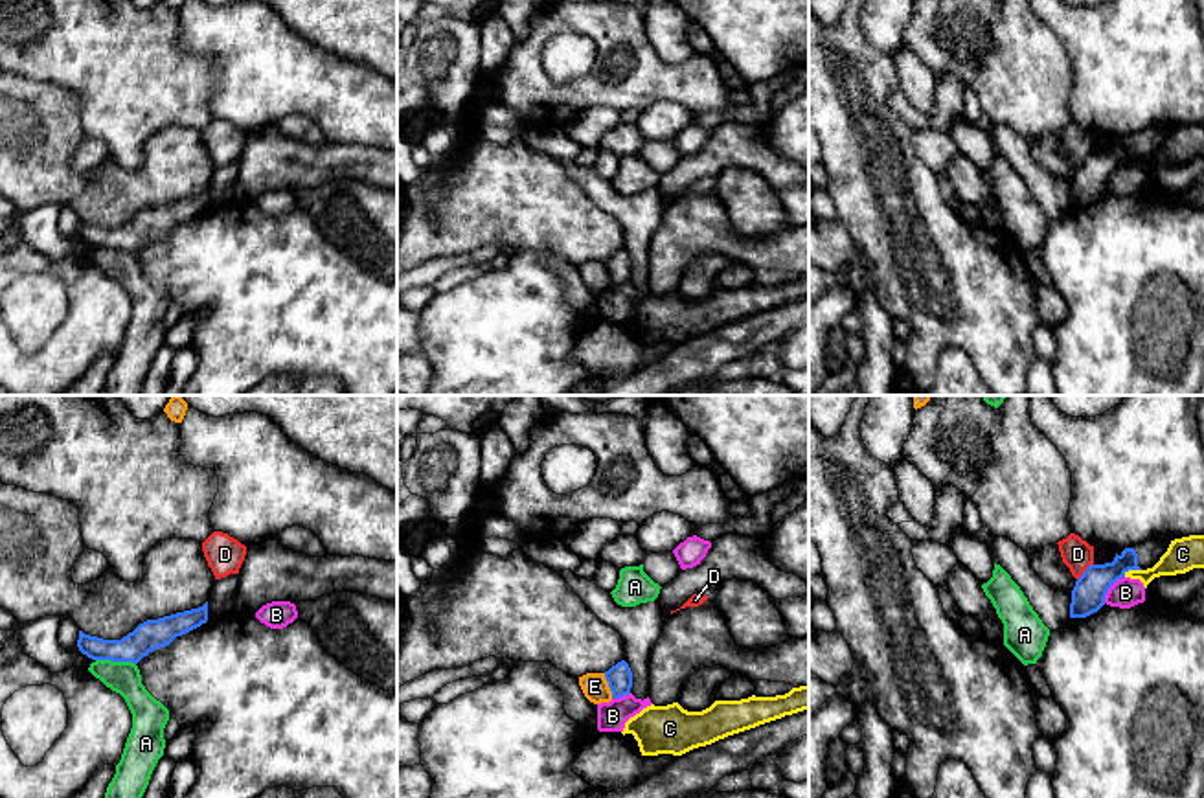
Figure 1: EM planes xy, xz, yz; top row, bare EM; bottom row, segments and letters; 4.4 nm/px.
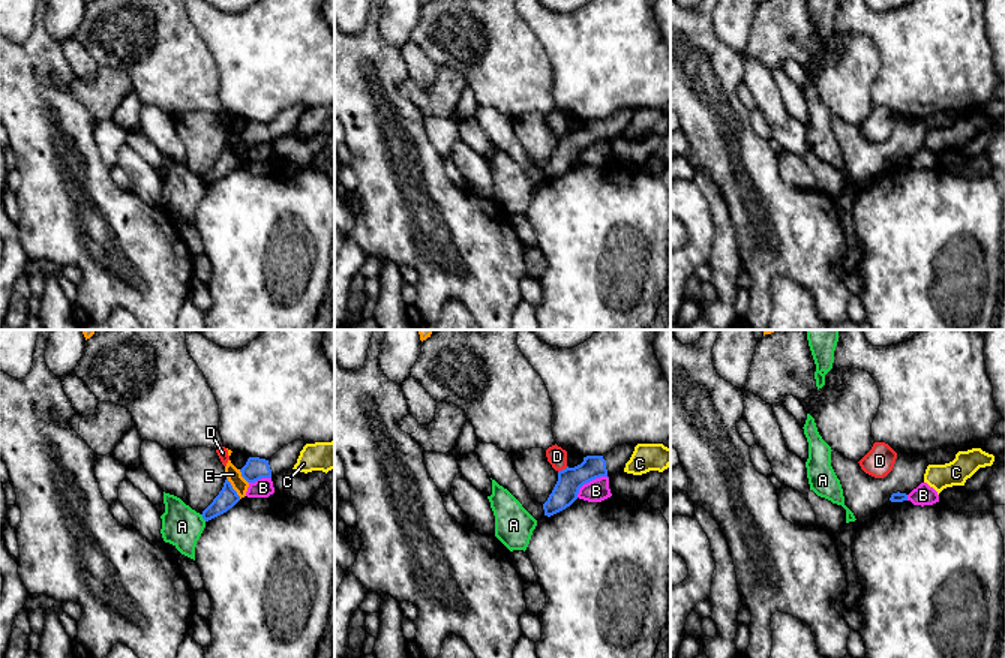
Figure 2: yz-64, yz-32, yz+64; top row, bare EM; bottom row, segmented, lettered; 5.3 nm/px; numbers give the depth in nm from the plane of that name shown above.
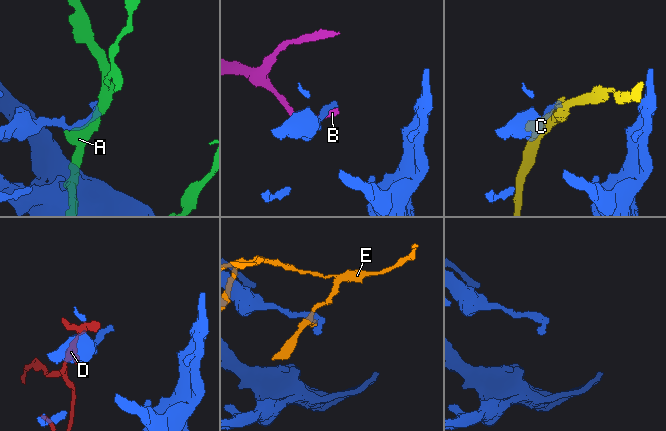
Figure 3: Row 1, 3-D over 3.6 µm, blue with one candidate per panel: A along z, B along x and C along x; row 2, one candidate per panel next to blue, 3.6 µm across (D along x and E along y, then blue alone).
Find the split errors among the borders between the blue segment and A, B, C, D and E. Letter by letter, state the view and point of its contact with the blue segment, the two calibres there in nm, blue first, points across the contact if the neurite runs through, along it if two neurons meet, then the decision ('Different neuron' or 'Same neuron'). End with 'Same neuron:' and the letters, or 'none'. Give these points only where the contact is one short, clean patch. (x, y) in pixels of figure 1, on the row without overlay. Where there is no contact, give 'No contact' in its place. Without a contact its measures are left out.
A: Touches blue at xy (116, 249). Thickness 130 nm (blue) against 140 nm. Different neuron
B: Touches blue at yz (1109, 175). Thickness 140 nm (blue) against 140 nm. Different neuron
C: Touches blue at yz (1131, 157). Thickness 140 nm (blue) against 150 nm. Different neuron
D: Touches blue at yz (1083, 160). Thickness 140 nm (blue) against 140 nm. Boundary: yz (1092, 151), (1078, 168). Different neuron
E: Touches blue at xz (609, 274). Thickness 110 nm (blue) against 120 nm. Different neuron
Same neuron: none

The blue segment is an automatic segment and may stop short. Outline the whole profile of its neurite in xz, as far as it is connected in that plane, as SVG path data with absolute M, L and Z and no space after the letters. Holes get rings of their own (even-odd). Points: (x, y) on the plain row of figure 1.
M625 248L618 250L608 259L605 259L605 267L607 267L608 276L612 279L612 287L619 287L619 285L630 281L632 259Z

